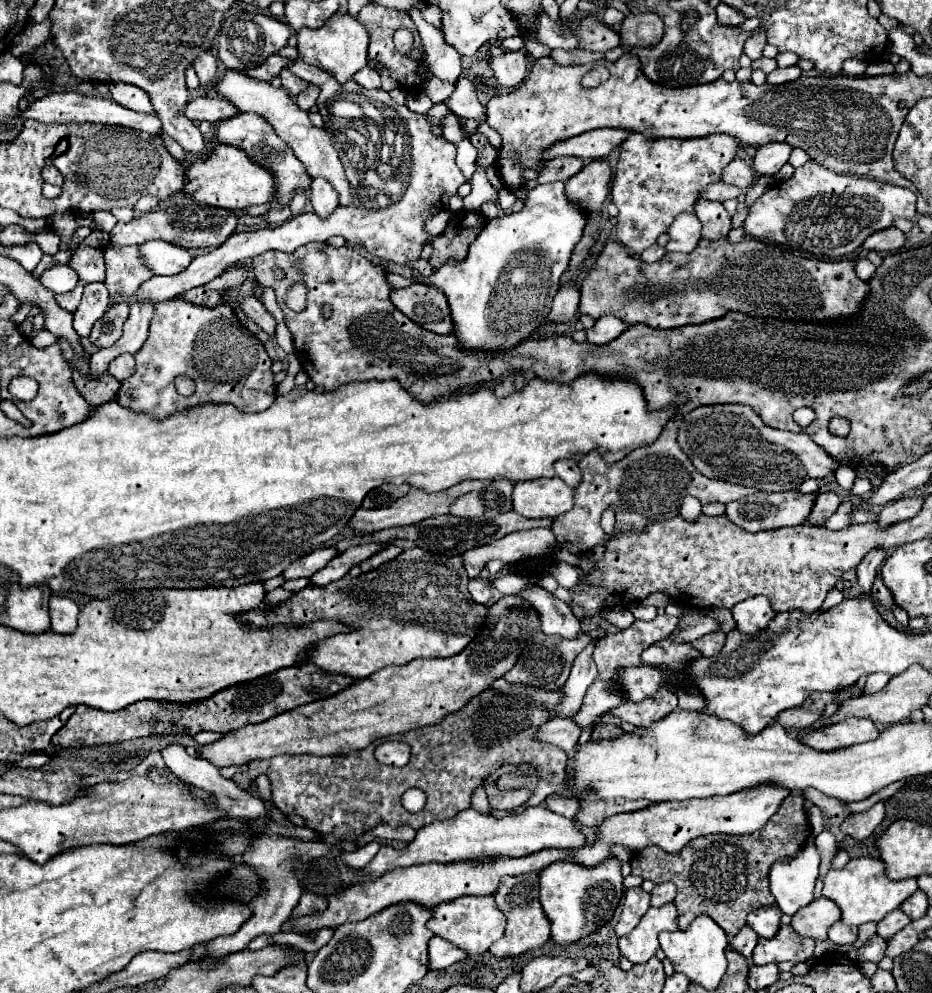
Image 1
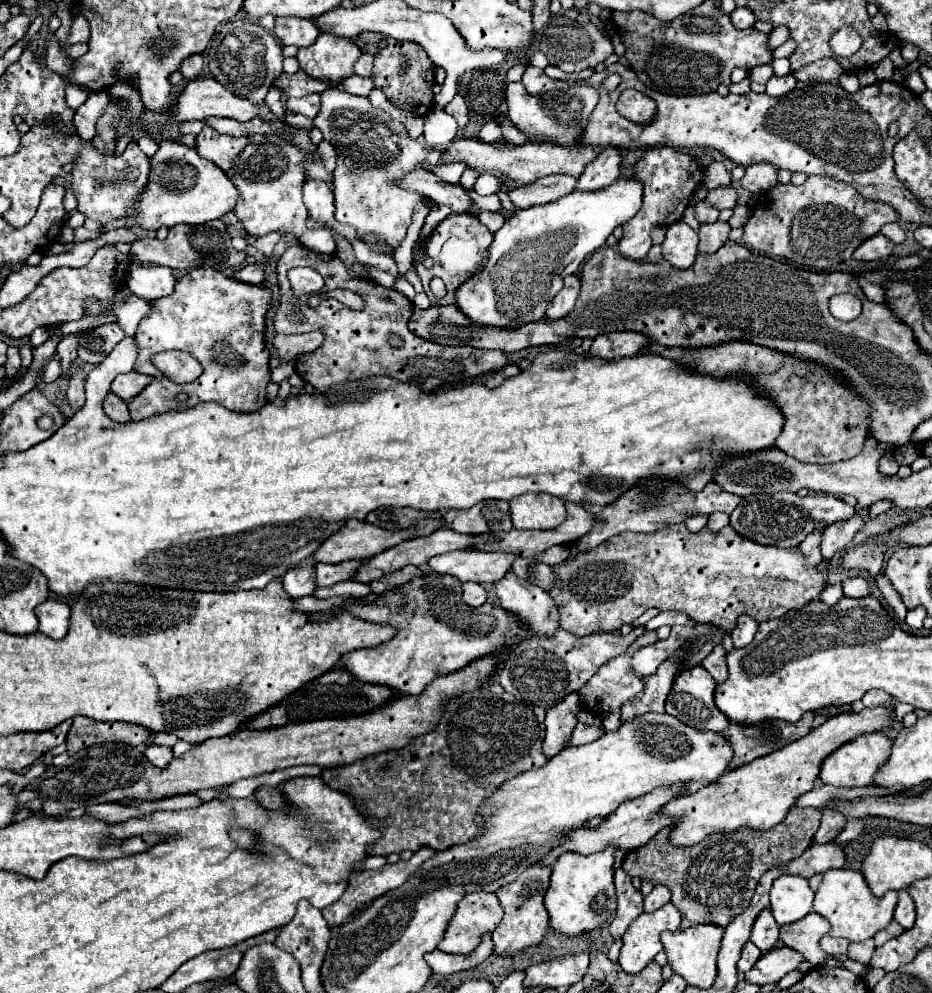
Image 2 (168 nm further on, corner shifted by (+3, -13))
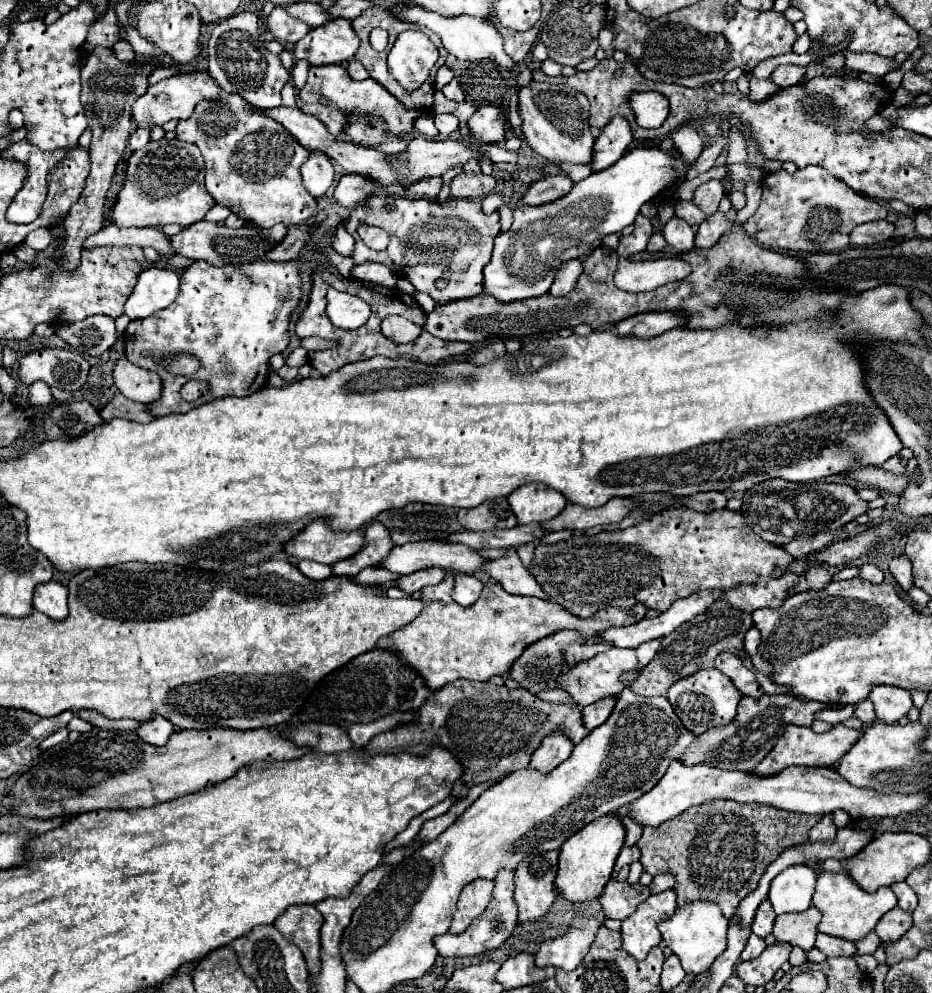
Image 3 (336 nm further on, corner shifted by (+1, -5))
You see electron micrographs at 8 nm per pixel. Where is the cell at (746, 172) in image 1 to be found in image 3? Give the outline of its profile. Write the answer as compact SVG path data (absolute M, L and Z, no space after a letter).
M711 179L711 181L707 181L695 189L693 201L695 201L695 205L699 205L699 209L703 209L703 213L713 215L719 207L719 201L723 195L725 195L725 191L723 191L721 181Z

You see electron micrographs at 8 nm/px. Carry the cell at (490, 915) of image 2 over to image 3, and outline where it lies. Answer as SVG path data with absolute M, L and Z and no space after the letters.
M477 879L461 891L461 897L457 903L457 913L453 915L453 923L449 929L451 935L463 933L471 925L471 921L477 919L487 909L487 905L491 901L493 887L495 887L493 881Z

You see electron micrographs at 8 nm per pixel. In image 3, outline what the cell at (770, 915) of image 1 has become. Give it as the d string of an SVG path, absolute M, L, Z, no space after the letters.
M763 901L759 907L757 907L757 913L755 913L755 919L753 919L753 925L751 925L751 931L759 937L767 937L771 931L773 931L773 921L775 921L775 913L773 913L773 907L769 901Z

